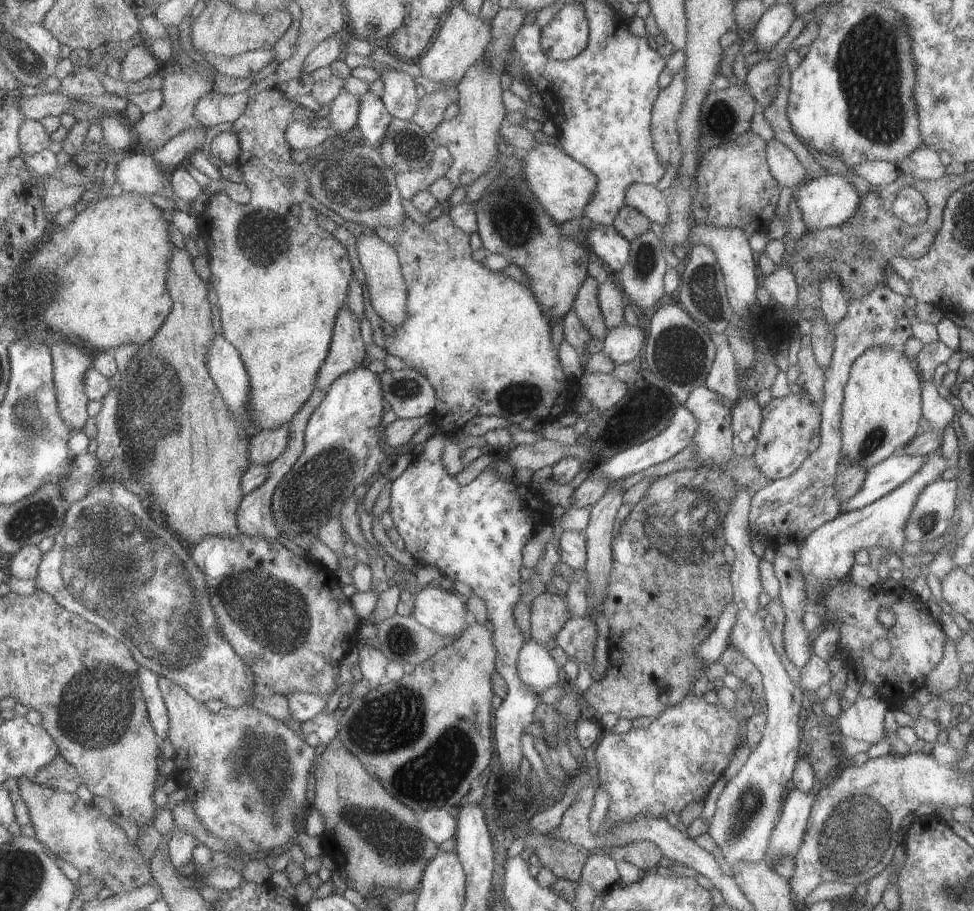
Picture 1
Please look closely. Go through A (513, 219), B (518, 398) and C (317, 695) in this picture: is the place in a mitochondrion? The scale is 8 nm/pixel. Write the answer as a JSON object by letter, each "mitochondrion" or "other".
{"A":"mitochondrion","B":"mitochondrion","C":"other"}

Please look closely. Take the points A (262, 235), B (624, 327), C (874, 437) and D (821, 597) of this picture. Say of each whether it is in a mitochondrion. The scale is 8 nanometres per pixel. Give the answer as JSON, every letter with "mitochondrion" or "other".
{"A":"mitochondrion","B":"other","C":"mitochondrion","D":"other"}

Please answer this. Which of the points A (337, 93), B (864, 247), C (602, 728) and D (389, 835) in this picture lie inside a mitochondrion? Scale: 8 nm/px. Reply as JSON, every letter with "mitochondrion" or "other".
{"A":"other","B":"mitochondrion","C":"other","D":"mitochondrion"}

